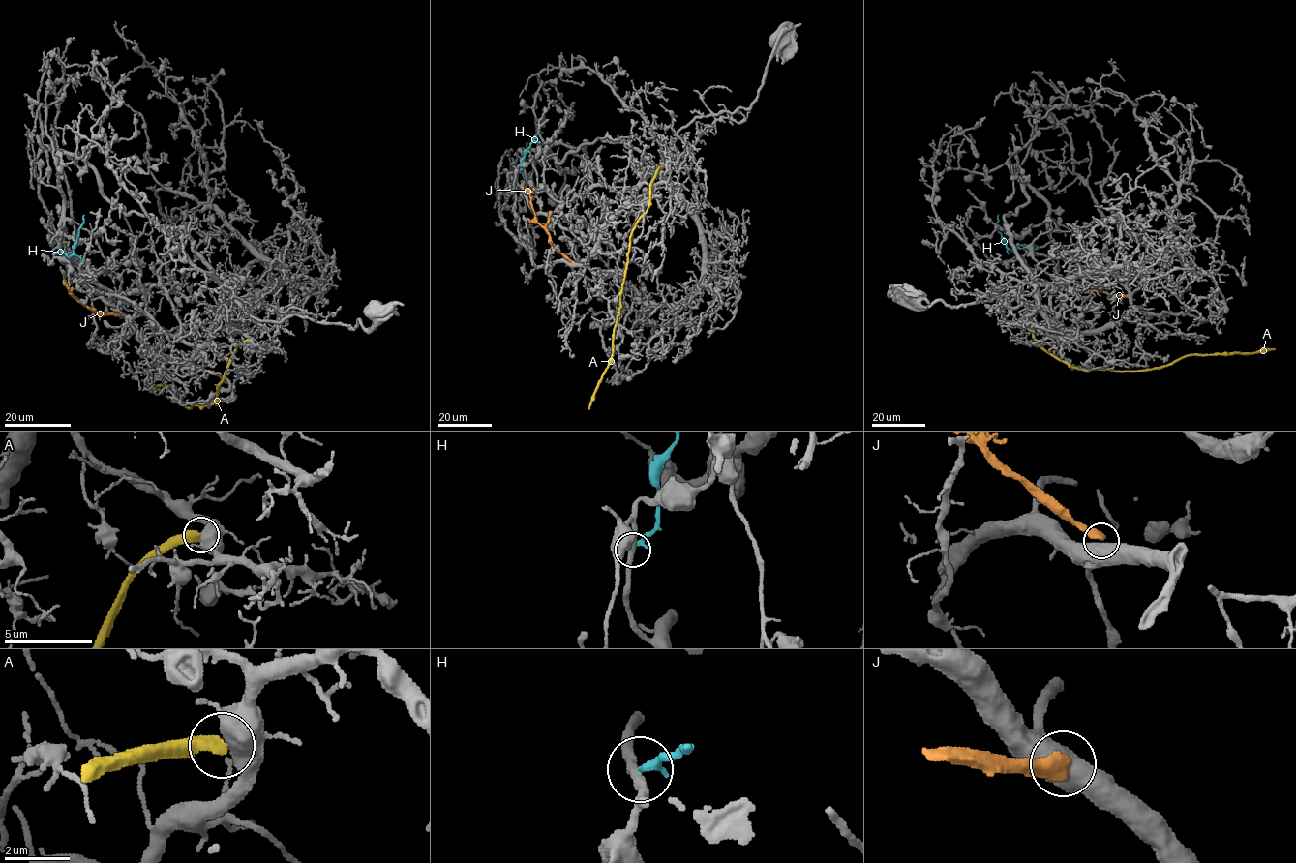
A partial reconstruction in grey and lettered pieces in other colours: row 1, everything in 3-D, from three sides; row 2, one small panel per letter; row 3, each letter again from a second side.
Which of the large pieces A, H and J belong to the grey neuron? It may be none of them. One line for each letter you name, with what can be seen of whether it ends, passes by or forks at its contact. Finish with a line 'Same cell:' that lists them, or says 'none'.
Same cell: none

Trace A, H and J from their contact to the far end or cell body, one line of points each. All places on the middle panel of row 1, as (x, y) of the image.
A: (676, 163), (658, 169), (650, 185), (648, 211), (632, 231), (613, 337), (612, 361), (588, 409)
H: (517, 172), (524, 153), (538, 132), (542, 133)
J: (574, 262), (557, 250), (549, 233), (535, 221), (528, 192), (527, 193)

